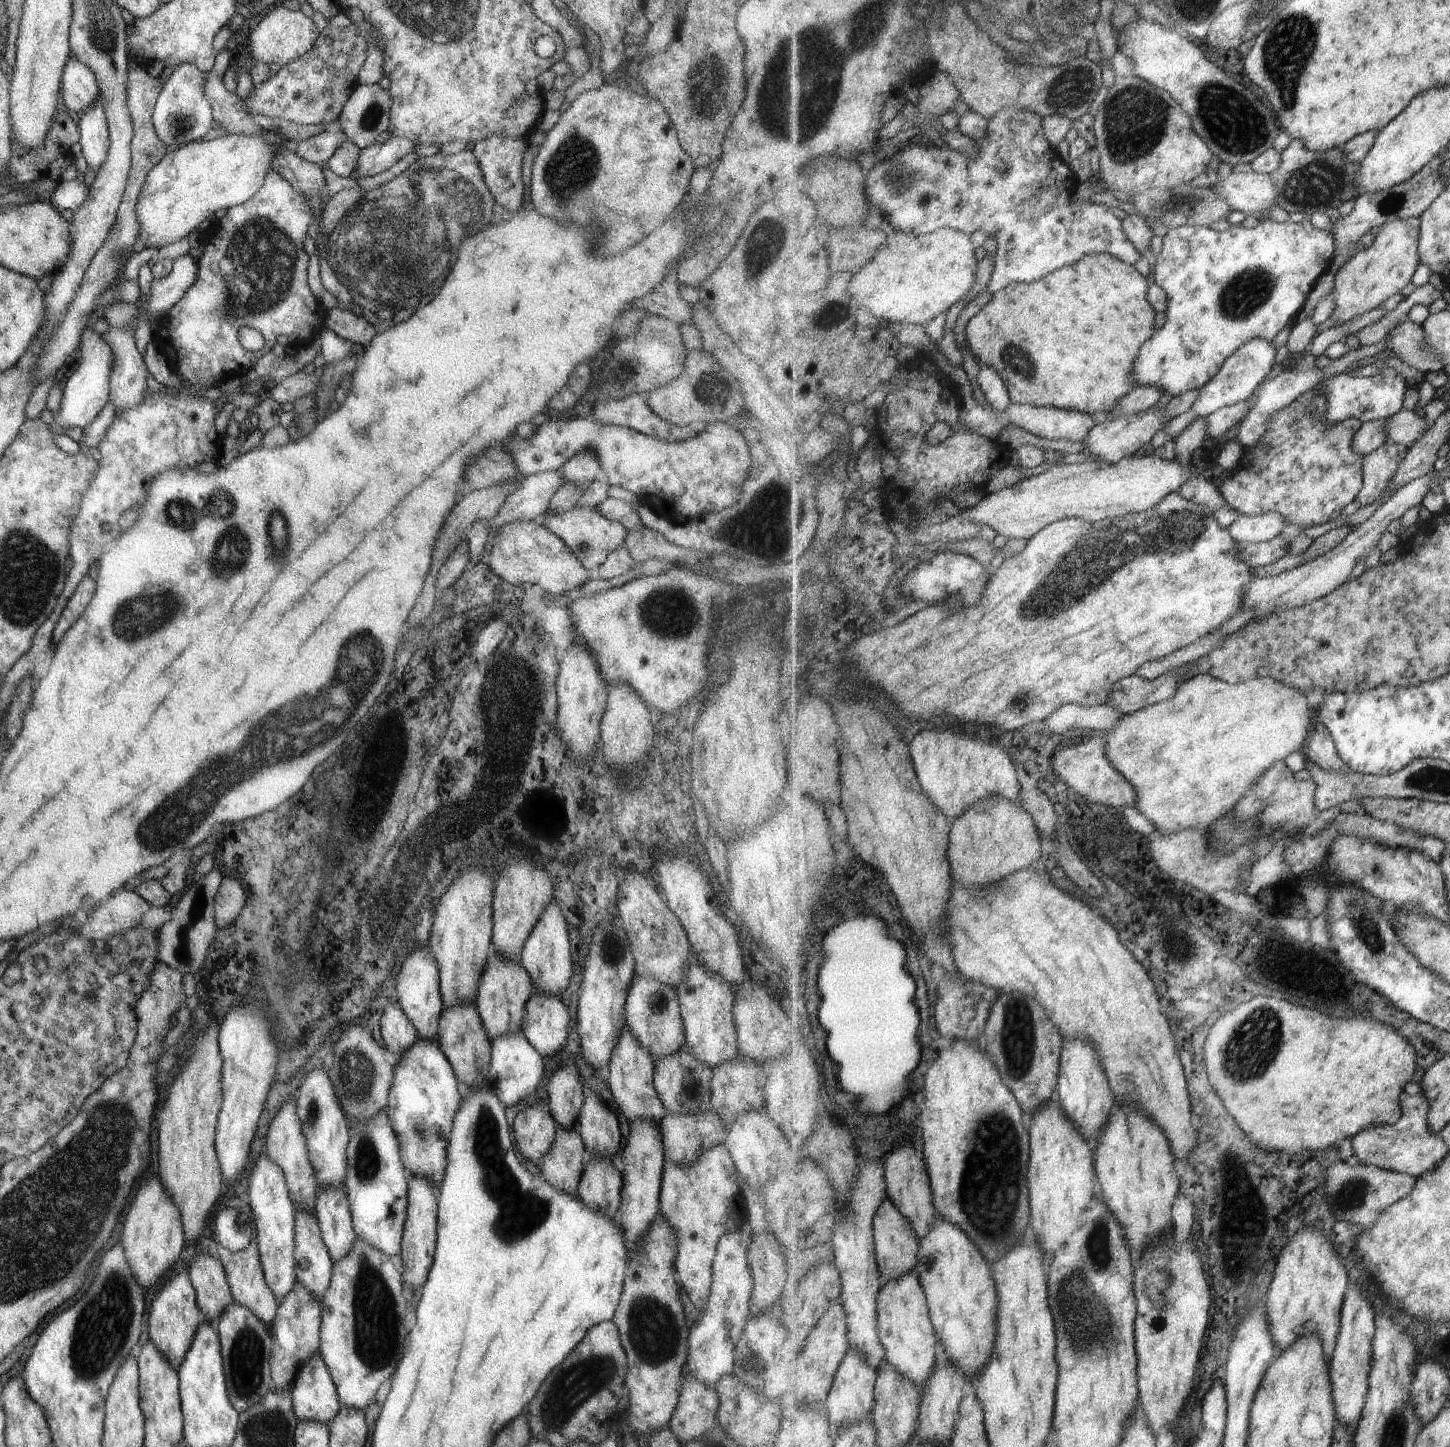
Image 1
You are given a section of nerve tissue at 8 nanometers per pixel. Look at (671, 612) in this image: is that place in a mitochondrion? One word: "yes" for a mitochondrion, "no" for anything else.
yes

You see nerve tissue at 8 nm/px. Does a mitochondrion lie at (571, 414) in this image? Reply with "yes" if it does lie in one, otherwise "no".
no

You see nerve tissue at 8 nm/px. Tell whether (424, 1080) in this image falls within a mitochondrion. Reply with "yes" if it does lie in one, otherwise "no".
no

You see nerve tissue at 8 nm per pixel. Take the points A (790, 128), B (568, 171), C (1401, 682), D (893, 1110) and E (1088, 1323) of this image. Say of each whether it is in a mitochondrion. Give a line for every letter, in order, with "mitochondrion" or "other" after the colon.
A: mitochondrion
B: mitochondrion
C: other
D: other
E: mitochondrion

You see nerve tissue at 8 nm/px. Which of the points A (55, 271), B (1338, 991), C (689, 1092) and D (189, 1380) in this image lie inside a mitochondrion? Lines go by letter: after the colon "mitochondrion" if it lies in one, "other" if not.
A: other
B: other
C: mitochondrion
D: other

